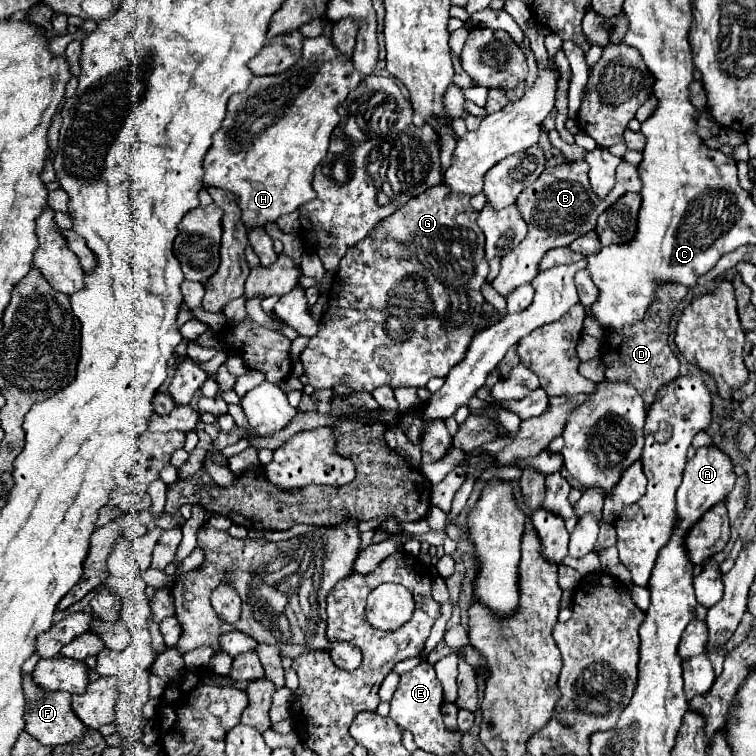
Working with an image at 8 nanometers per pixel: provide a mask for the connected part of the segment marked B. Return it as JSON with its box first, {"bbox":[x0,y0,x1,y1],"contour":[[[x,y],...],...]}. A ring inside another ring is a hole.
{"bbox":[493,162,641,296],"contour":[[[563,162],[553,168],[545,168],[543,174],[519,194],[517,206],[529,226],[529,232],[525,240],[521,240],[521,244],[501,260],[501,272],[493,280],[493,288],[501,296],[507,296],[521,284],[529,284],[537,276],[539,262],[547,250],[569,246],[575,238],[591,232],[601,212],[605,212],[611,204],[615,204],[625,192],[641,192],[639,166],[621,162],[617,166],[617,186],[605,200],[599,200],[597,194],[591,194],[588,172],[587,162]]]}

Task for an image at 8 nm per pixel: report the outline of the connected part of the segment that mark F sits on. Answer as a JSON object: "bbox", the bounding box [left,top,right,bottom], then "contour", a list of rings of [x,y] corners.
{"bbox":[23,674,87,748],"contour":[[[29,674],[23,676],[23,692],[25,692],[25,698],[27,698],[27,708],[25,708],[27,726],[25,726],[25,730],[33,738],[37,738],[43,746],[55,748],[55,746],[61,746],[61,744],[77,742],[77,740],[81,740],[81,736],[85,736],[87,728],[73,714],[73,710],[71,710],[71,694],[69,692],[47,692],[47,690],[35,686]]]}

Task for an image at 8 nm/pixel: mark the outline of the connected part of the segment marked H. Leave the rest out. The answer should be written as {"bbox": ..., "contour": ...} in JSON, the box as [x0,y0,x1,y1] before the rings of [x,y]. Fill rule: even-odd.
{"bbox":[203,34,361,230],"contour":[[[321,34],[317,38],[305,38],[301,60],[297,60],[293,68],[275,76],[261,76],[261,78],[255,76],[245,92],[231,96],[227,106],[227,116],[221,128],[213,134],[213,146],[209,148],[203,160],[203,172],[205,172],[203,188],[223,188],[235,194],[237,204],[241,208],[241,220],[247,230],[255,226],[263,228],[267,222],[275,222],[277,218],[297,210],[301,204],[313,200],[315,196],[311,188],[313,172],[317,164],[327,156],[331,132],[339,122],[337,108],[347,98],[347,94],[353,88],[357,88],[359,82],[361,74],[353,68],[351,60],[345,60],[345,56],[341,56],[341,52],[333,48],[329,36]],[[237,122],[253,122],[247,140],[241,140],[239,136],[233,134],[233,126]]]}

